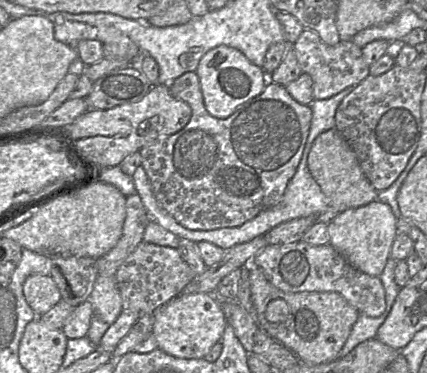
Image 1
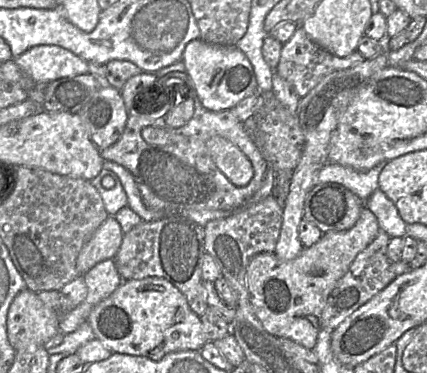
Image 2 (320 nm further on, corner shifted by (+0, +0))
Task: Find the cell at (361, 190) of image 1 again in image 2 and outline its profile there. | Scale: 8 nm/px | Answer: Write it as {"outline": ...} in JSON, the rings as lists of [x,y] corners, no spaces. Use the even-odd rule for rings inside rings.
{"outline":[[[364,206],[358,221],[351,229],[324,233],[315,244],[304,247],[302,252],[292,260],[281,260],[275,252],[256,254],[247,267],[246,278],[251,305],[265,330],[278,338],[287,338],[307,349],[313,349],[322,329],[321,314],[330,293],[348,271],[358,253],[375,239],[378,232],[376,217]]]}

